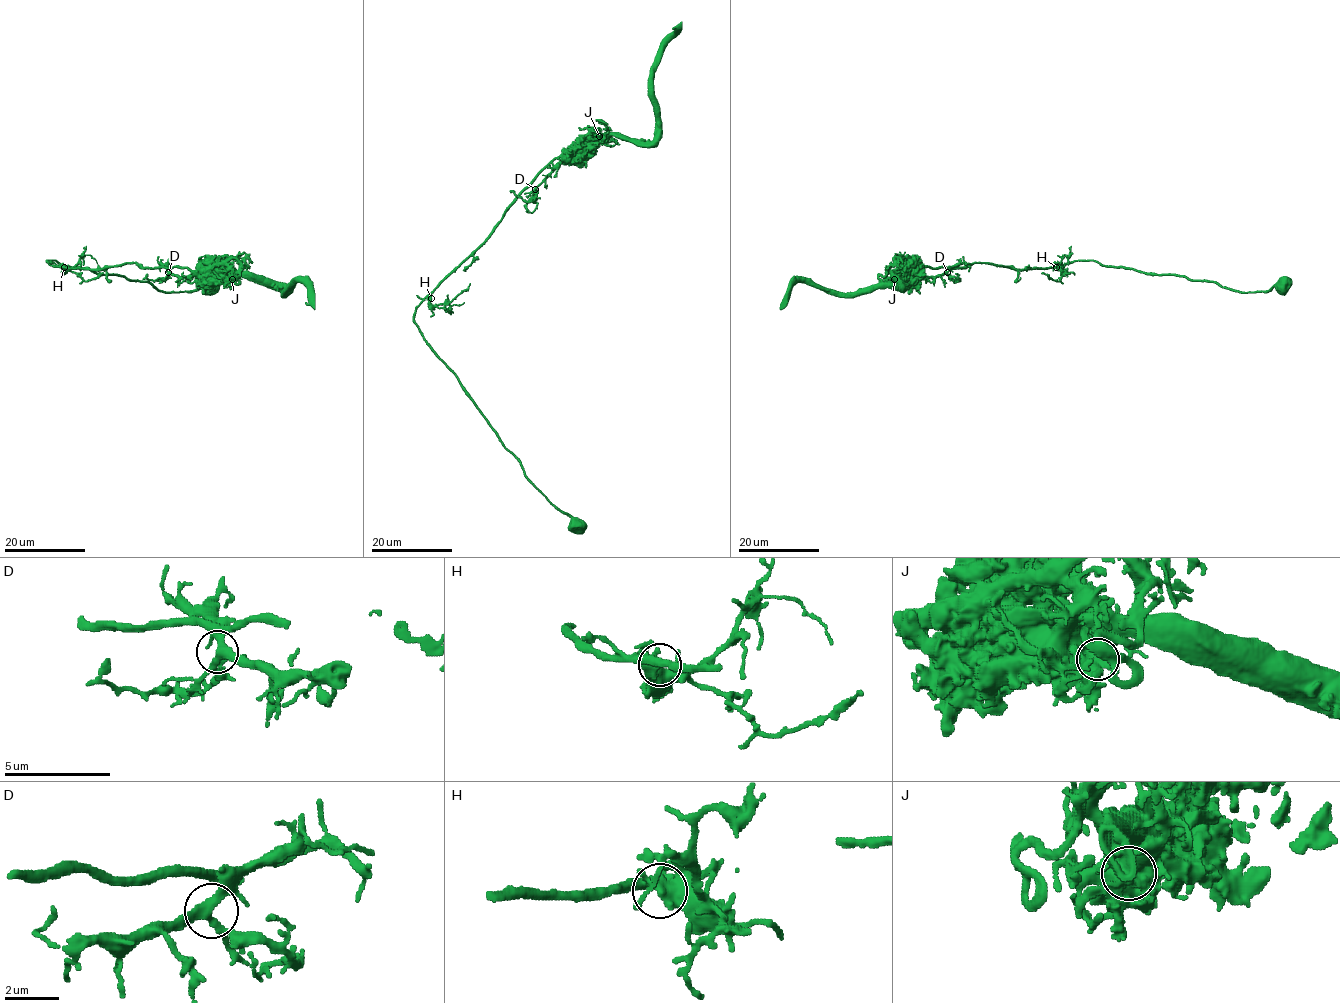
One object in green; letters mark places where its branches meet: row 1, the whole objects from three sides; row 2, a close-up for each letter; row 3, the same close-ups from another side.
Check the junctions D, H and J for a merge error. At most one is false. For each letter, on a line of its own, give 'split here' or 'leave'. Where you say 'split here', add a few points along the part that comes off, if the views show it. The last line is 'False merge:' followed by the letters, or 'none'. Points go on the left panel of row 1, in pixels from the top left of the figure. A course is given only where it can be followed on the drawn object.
D: leave
H: leave
J: split here; foreign part runs (231, 280), (225, 265), (94, 269), (47, 260), (145, 281), (165, 292), (215, 283)
False merge: J

